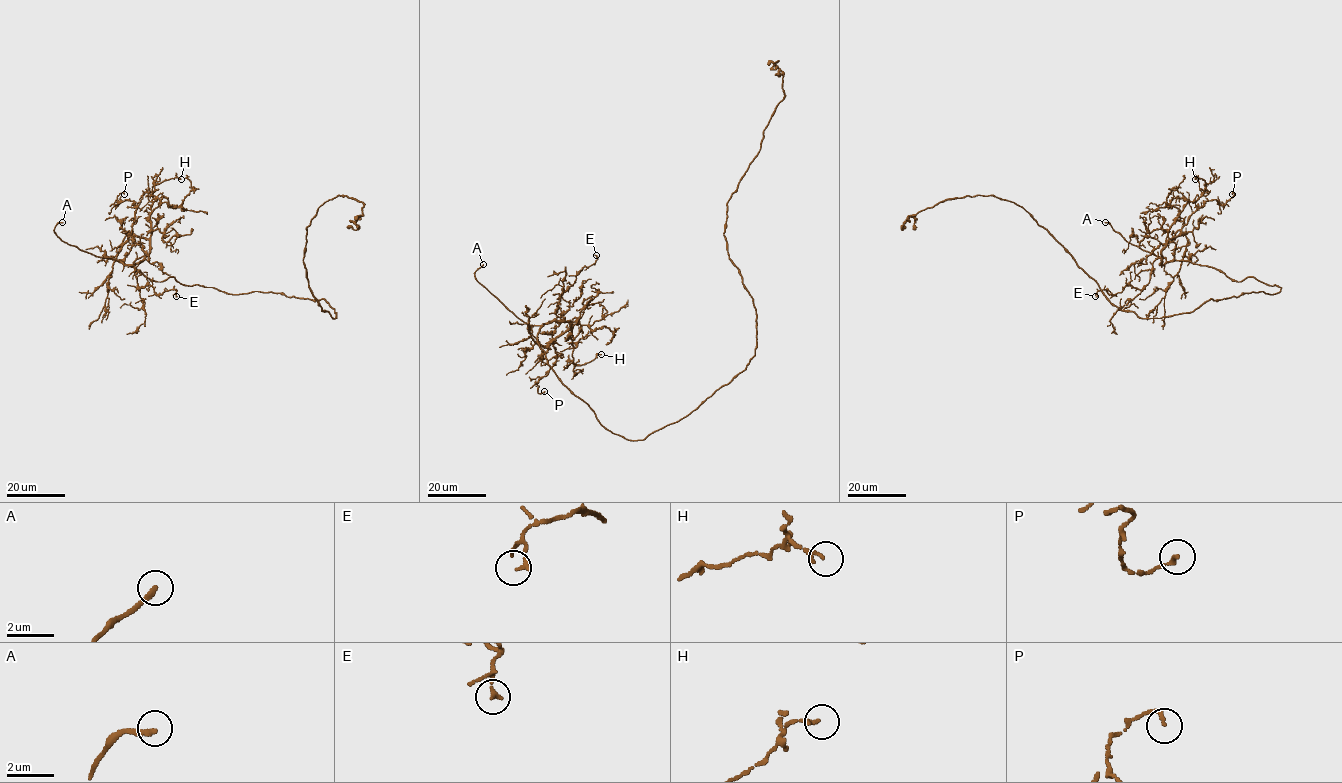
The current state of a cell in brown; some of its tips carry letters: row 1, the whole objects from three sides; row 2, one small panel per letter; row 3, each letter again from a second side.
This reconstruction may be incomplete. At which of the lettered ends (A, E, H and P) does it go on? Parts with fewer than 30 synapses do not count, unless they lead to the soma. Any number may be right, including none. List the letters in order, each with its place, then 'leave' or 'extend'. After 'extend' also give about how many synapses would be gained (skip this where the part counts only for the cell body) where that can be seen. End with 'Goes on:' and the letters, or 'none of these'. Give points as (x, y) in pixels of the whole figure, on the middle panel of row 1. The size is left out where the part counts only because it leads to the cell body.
A: (483, 264) | extend
E: (596, 255) | leave
H: (601, 354) | leave
P: (544, 391) | leave
Goes on: A

